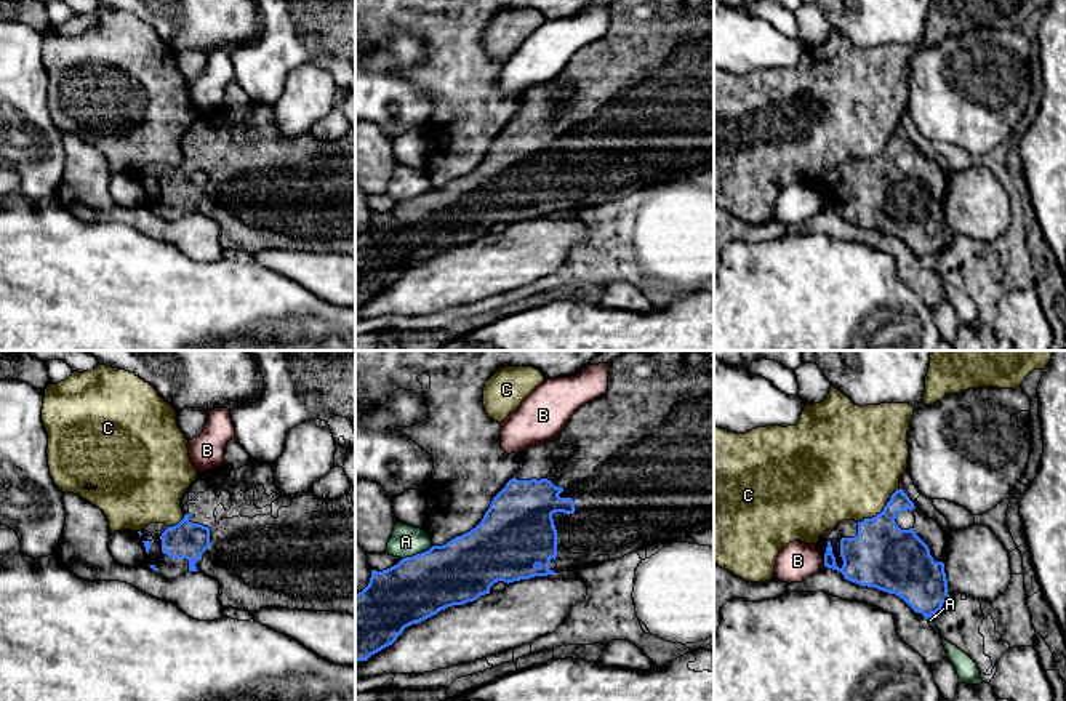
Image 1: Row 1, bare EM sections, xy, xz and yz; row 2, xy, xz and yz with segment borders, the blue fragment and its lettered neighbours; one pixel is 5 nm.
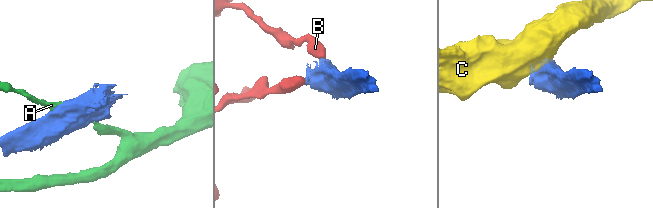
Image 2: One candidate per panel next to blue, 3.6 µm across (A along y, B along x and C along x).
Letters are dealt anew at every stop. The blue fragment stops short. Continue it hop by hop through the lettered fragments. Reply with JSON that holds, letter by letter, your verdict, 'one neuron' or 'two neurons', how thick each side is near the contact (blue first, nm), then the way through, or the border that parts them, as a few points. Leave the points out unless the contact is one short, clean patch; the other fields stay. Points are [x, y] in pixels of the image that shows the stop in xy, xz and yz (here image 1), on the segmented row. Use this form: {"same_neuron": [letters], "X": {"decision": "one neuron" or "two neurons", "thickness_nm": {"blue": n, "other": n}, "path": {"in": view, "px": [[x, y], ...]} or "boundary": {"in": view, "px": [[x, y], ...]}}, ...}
{"same_neuron": [], "A": {"decision": "two neurons", "thickness_nm": {"blue": 320, "other": 160}}, "B": {"decision": "two neurons", "thickness_nm": {"blue": 280, "other": 190}, "boundary": {"in": "yz", "px": [[823, 560], [825, 565]]}}, "C": {"decision": "two neurons", "thickness_nm": {"blue": 320, "other": 460}}}

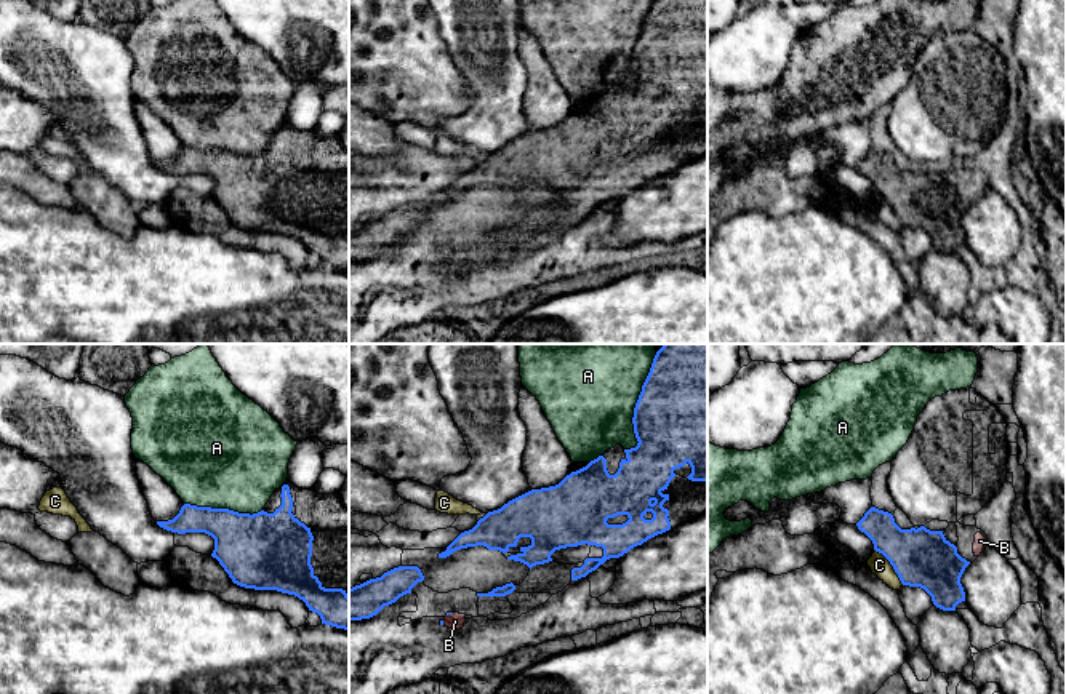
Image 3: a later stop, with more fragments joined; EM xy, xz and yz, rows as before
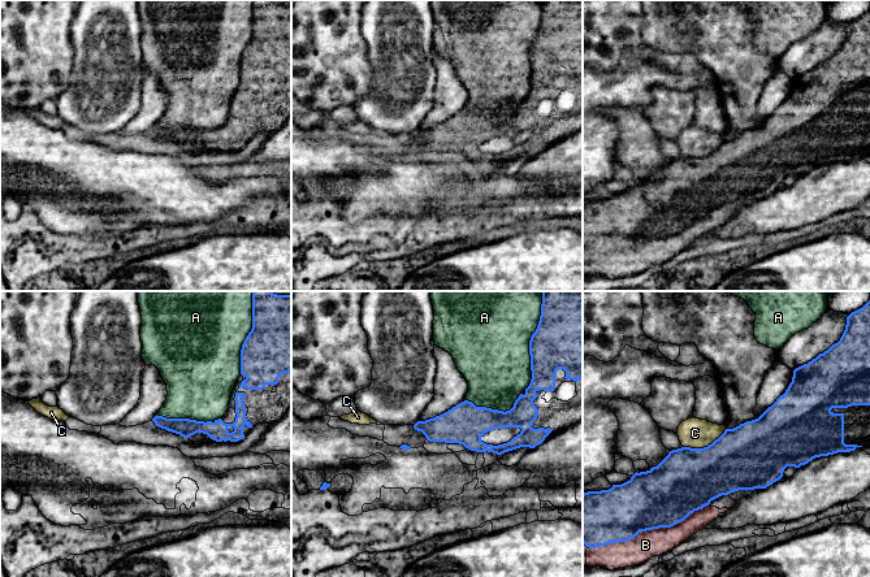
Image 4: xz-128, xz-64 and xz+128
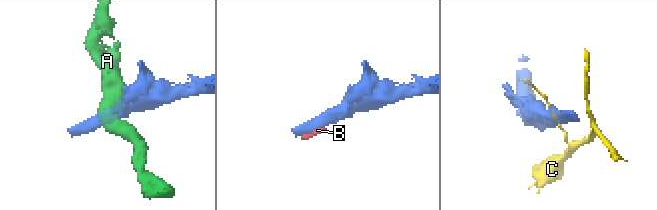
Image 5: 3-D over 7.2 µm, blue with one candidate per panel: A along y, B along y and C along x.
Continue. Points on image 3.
{"same_neuron": ["B"], "A": {"decision": "two neurons", "thickness_nm": {"blue": 480, "other": 500}}, "B": {"decision": "one neuron", "thickness_nm": {"blue": 20, "other": 90}}, "C": {"decision": "two neurons", "thickness_nm": {"blue": 300, "other": 100}}}

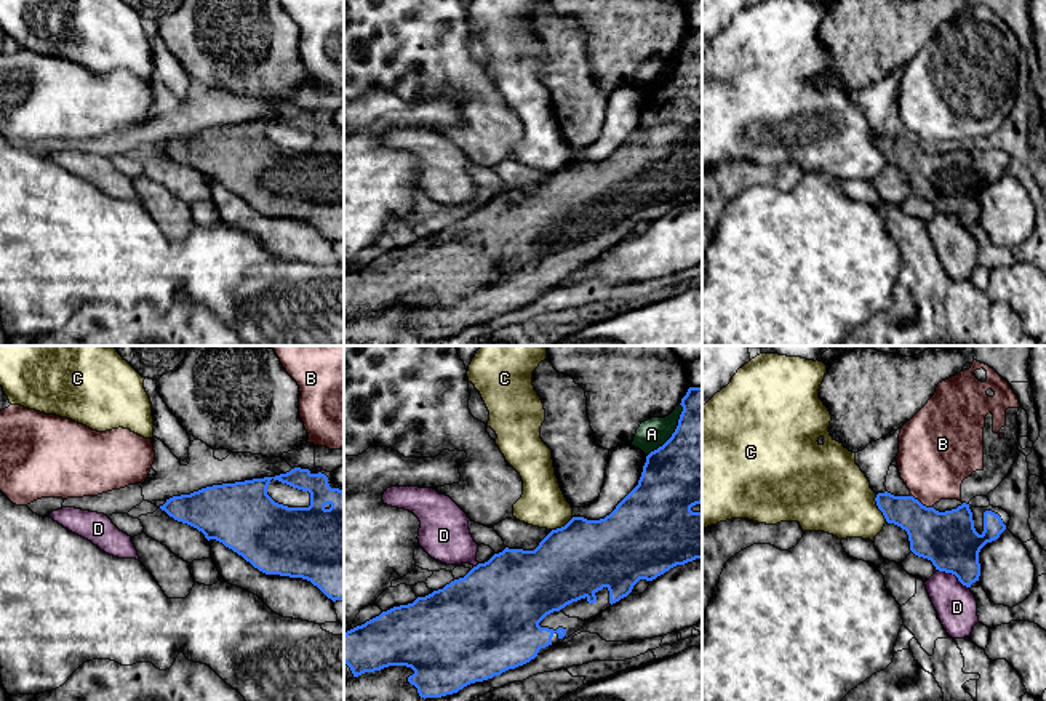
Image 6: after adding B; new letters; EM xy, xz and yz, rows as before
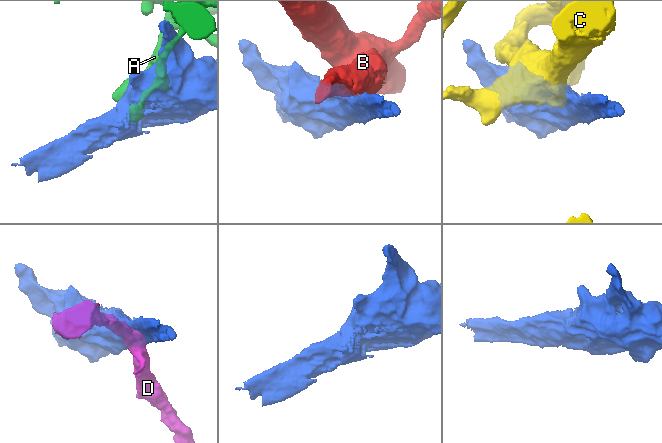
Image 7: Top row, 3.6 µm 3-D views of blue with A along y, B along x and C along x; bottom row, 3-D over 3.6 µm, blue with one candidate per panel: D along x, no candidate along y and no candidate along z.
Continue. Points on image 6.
{"same_neuron": [], "A": {"decision": "two neurons", "thickness_nm": {"blue": 400, "other": 150}}, "B": {"decision": "two neurons", "thickness_nm": {"blue": 280, "other": 380}}, "C": {"decision": "two neurons", "thickness_nm": {"blue": 190, "other": 380}}, "D": {"decision": "two neurons", "thickness_nm": {"blue": 280, "other": 200}}}

